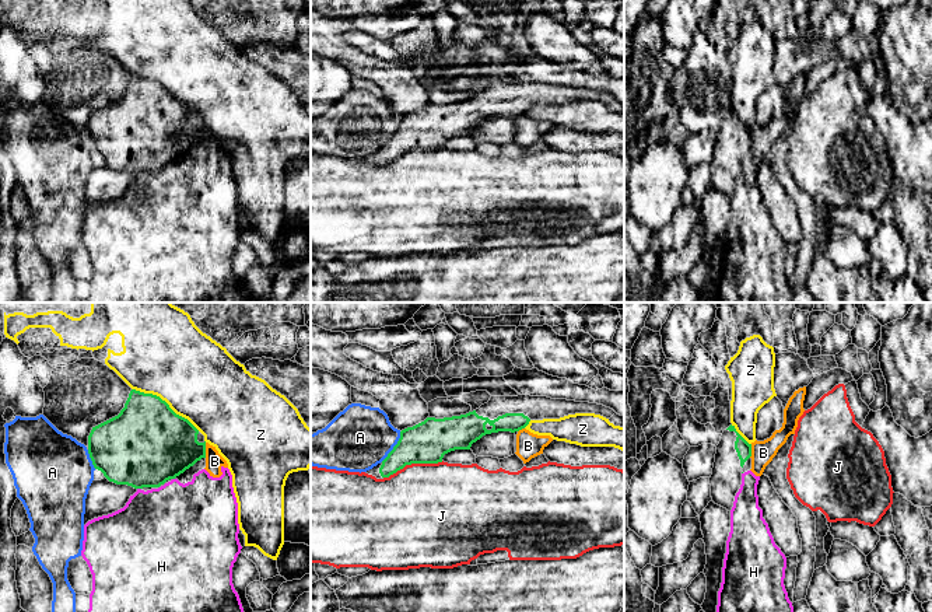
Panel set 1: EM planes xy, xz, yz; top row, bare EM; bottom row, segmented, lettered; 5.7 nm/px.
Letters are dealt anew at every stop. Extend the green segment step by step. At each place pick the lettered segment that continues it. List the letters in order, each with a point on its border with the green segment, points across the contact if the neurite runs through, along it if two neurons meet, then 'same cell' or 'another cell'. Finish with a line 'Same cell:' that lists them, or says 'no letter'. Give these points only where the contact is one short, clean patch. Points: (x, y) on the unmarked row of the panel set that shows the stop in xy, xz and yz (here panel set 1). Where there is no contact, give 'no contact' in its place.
A: contact xz (393, 133); border xz (400, 118), (398, 129), (381, 147); another cell
B: contact xy (205, 136); border xy (205, 129), (206, 143); another cell
H: contact xy (139, 174); border xy (137, 174), (140, 175); another cell
J: contact xz (413, 149); another cell
Z: contact xy (165, 88); another cell
Same cell: no letter

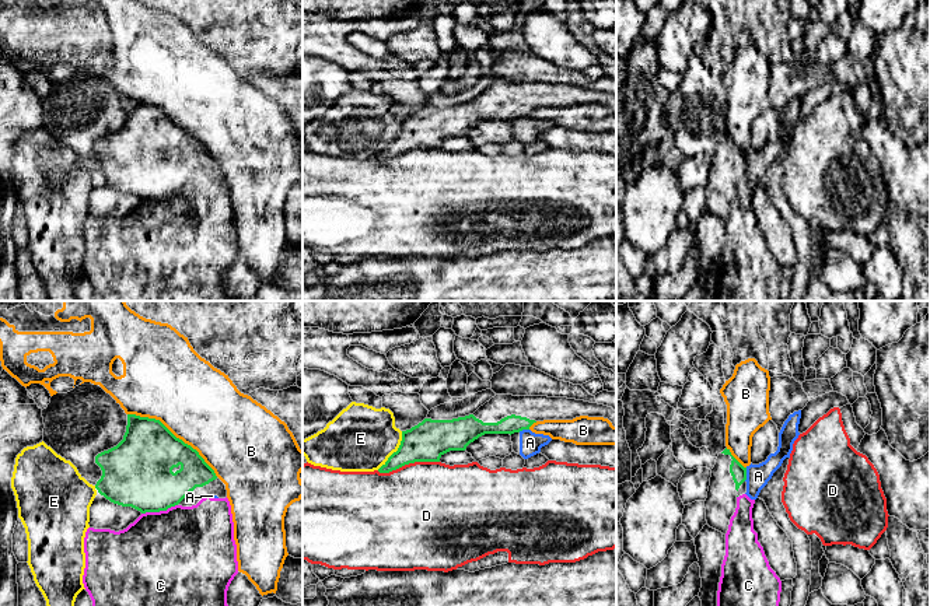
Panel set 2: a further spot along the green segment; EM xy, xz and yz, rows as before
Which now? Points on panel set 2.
A: contact yz (745, 161); border yz (747, 154), (747, 164), (744, 167); another cell
B: contact xy (174, 122); another cell
C: contact xy (158, 198); border xy (177, 191), (165, 196), (142, 200); another cell
D: contact xz (408, 150); another cell
E: contact xz (397, 137); border xz (402, 118), (399, 133), (377, 156); another cell
Same cell: no letter

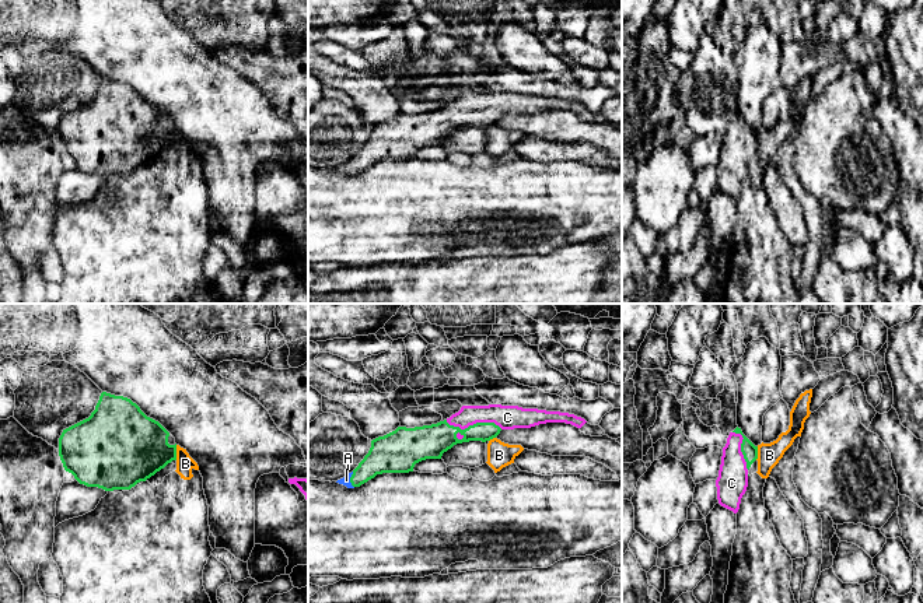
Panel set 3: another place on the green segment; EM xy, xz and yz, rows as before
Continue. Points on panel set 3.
A: contact xz (350, 167); way xz (385, 142), (350, 167), (346, 167); same cell
B: contact xy (175, 139); border xy (175, 132), (177, 146); another cell
C: contact xz (474, 111); way xz (434, 126), (474, 111), (507, 104); same cell
Same cell: A, C

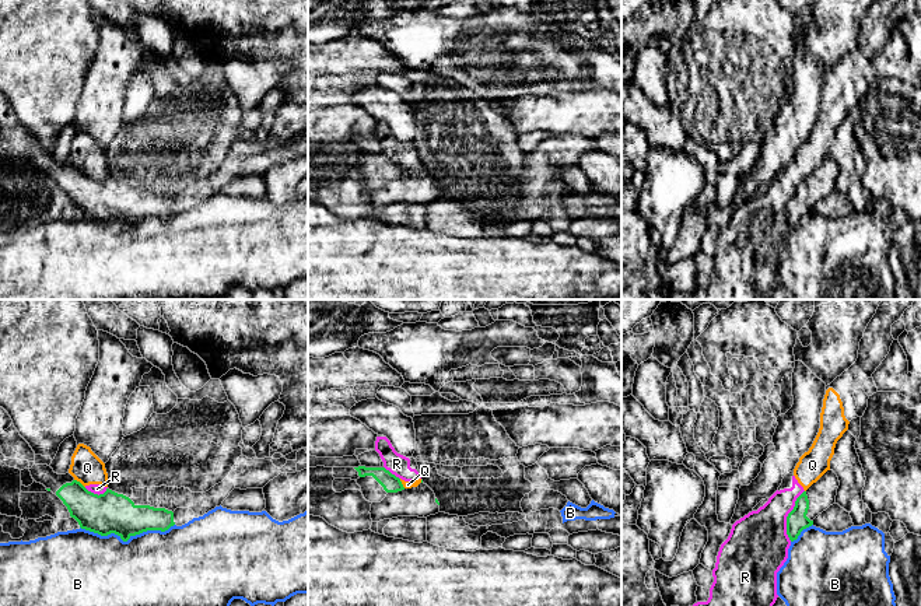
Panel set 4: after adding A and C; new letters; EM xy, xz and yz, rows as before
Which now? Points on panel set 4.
B: contact xy (126, 227); another cell
Q: contact xy (80, 170); border xy (74, 165), (84, 174); another cell
R: contact yz (788, 202); border yz (804, 177), (787, 203), (787, 223), (790, 227); another cell
Same cell: no letter

